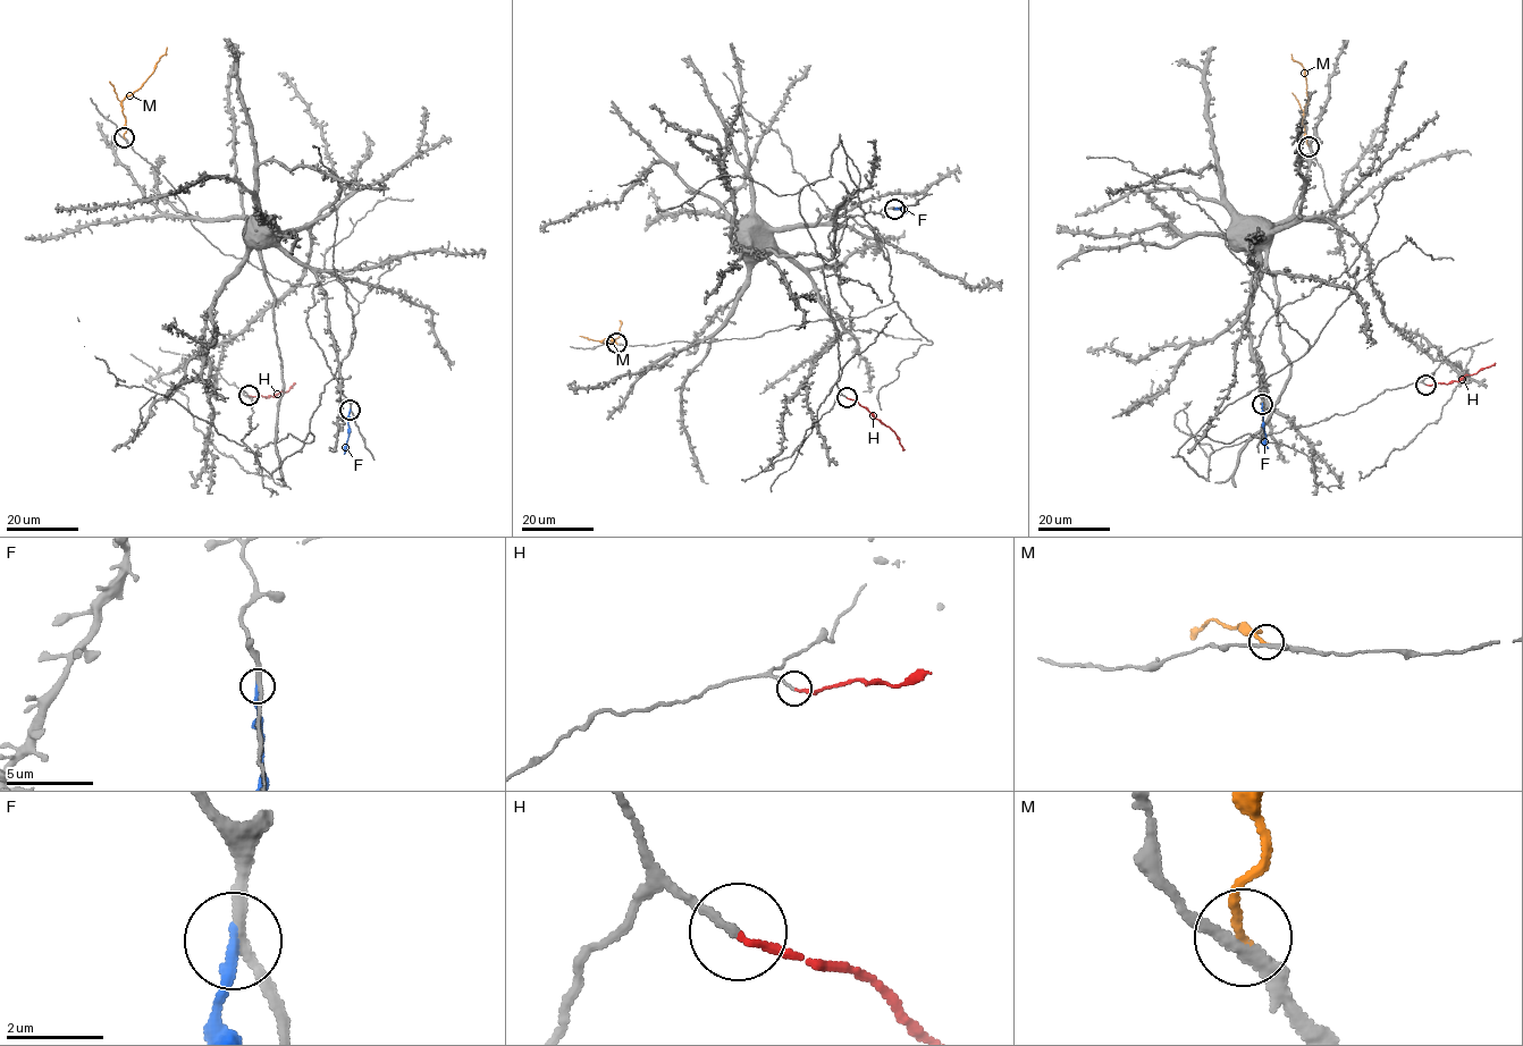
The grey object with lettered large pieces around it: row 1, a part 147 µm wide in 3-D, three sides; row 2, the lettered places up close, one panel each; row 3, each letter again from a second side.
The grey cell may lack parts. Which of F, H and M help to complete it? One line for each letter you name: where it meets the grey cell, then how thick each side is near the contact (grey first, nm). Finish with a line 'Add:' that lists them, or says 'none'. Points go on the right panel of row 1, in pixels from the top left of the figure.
H: Touches grey at (1425, 385). Thickness 160 nm (grey) against 130 nm
Add: H

